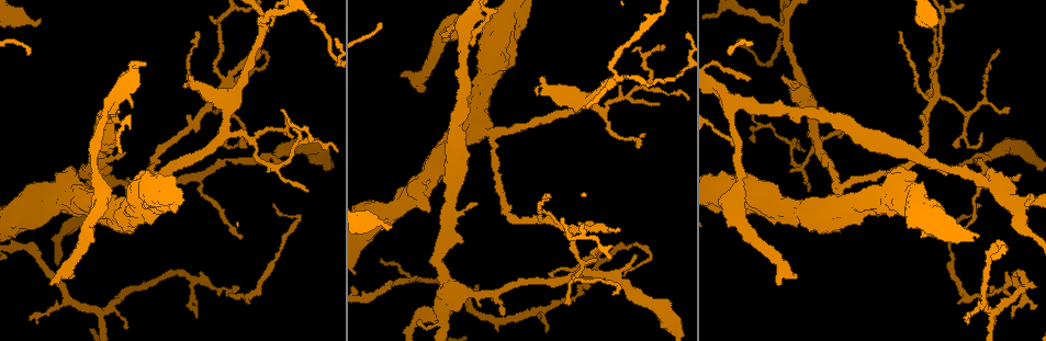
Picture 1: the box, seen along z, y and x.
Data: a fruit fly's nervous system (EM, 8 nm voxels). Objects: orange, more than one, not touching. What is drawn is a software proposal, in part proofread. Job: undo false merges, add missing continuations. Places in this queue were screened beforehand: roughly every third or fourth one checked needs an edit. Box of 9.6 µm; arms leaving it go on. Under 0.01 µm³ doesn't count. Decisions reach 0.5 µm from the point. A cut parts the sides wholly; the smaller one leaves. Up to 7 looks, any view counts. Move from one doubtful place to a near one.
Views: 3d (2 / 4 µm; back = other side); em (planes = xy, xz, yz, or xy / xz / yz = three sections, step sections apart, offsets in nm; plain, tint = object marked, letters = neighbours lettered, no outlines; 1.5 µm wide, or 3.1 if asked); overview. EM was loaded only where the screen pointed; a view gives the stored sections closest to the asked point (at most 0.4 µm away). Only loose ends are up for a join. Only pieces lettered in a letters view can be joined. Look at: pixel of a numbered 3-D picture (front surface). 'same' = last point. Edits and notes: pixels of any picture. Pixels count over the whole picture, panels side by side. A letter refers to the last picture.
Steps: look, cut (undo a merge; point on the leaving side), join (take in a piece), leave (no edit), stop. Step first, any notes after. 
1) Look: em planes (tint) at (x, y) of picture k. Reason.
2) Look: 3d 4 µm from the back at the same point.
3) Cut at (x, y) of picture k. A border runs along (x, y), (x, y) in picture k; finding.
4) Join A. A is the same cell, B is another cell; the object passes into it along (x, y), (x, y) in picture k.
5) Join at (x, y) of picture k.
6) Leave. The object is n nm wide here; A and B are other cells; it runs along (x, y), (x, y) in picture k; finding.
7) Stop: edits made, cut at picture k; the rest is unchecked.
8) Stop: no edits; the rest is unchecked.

Look: em xy step 4 (tint) at (981, 205) of picture 1. Long arm stops here.

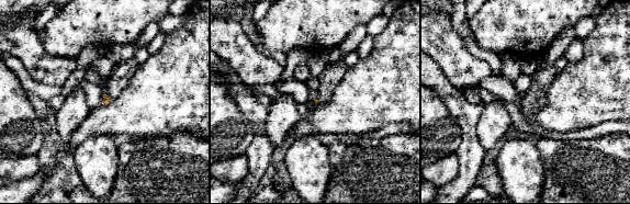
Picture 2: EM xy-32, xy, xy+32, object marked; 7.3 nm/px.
Look: em planes (letters) at the same point. Another direction.

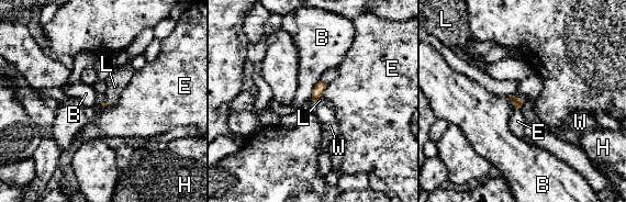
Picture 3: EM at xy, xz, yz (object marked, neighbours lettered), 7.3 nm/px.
Leave. B, E, H, L and W are other cells; a border runs along (312, 100), (317, 101) in picture 3; none of them fits.

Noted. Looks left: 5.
Look: 3d 2 µm at (192, 77) of picture 1. Branch stops here.

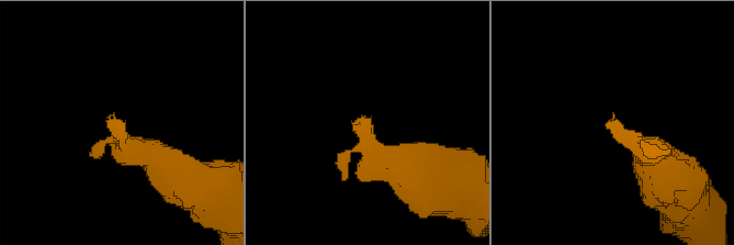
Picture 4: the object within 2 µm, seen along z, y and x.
Look: em xy step 4 (plain) at (371, 116) of picture 4.

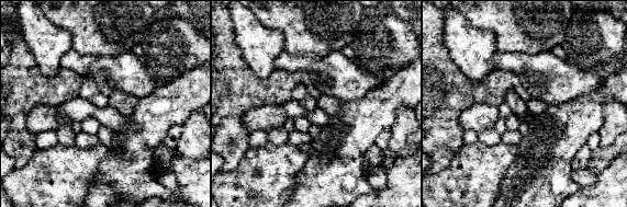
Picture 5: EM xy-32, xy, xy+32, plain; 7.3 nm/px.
Look: em xy step 4 (letters) at the same point. What lies round it.

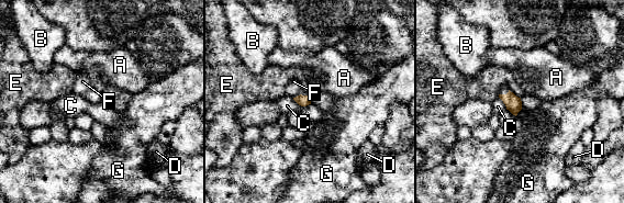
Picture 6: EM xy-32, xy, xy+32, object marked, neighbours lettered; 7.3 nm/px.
Join F. F is the same cell, A, B, C, D, E and G are other cells; the neuron continues.

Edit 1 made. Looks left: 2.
Stop: edits made, join at picture 6; the rest is unchecked.

